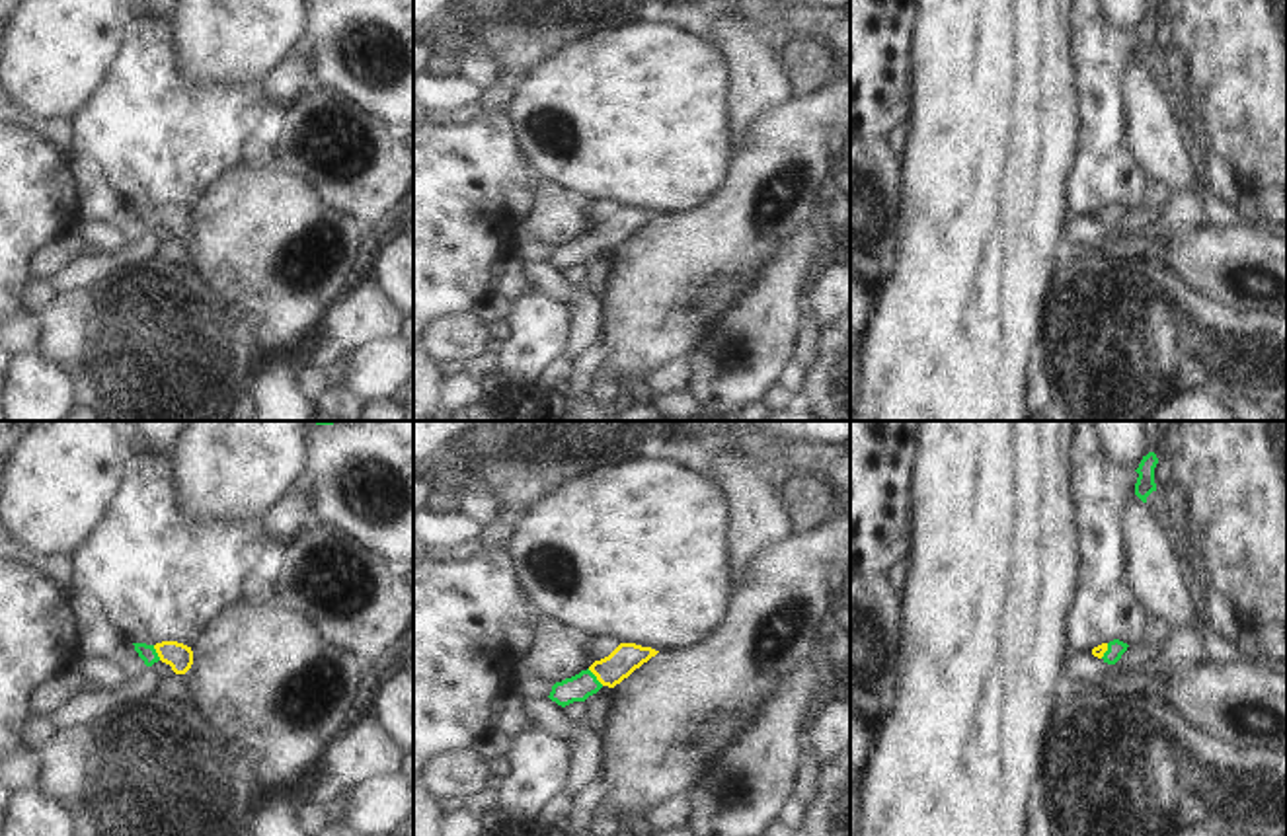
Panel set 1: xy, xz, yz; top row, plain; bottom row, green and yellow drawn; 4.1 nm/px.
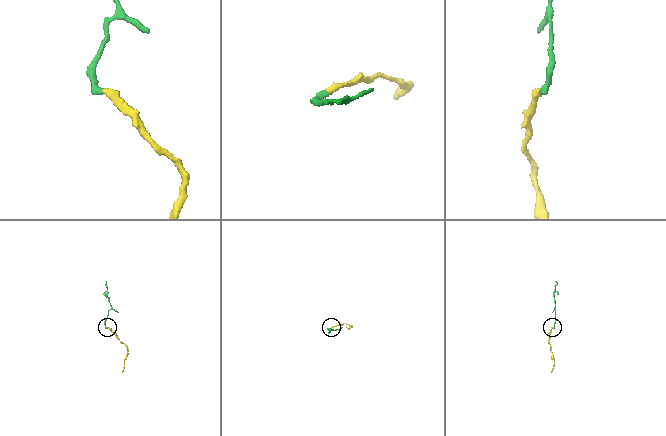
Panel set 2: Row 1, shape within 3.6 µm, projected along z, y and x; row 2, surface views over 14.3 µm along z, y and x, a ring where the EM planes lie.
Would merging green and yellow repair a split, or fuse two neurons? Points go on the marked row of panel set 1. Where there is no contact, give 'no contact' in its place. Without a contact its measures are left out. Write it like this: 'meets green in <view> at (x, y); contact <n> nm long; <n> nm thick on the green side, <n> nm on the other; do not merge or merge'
meets green in xz at (595, 677); contact 100 nm long; 110 nm thick on the green side, 120 nm on the other; merge

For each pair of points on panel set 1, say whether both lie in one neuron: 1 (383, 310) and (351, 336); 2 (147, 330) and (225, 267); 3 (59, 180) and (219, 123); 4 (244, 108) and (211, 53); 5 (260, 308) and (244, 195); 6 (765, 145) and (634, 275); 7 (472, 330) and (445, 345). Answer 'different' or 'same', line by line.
1: same
2: different
3: same
4: different
5: same
6: same
7: same

